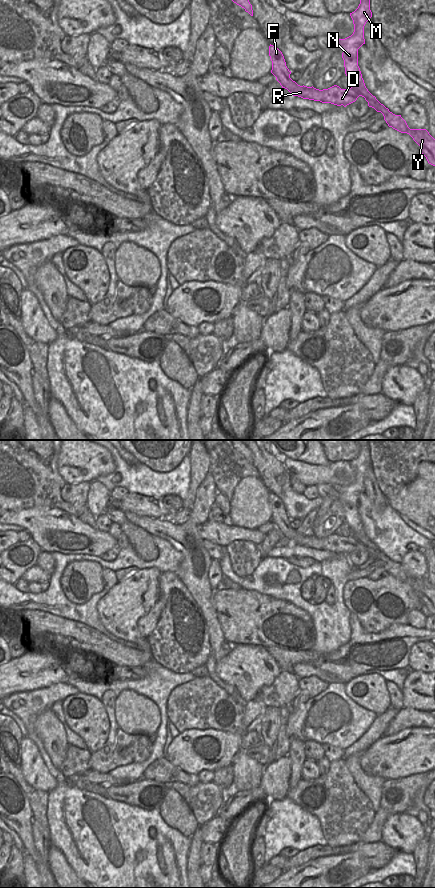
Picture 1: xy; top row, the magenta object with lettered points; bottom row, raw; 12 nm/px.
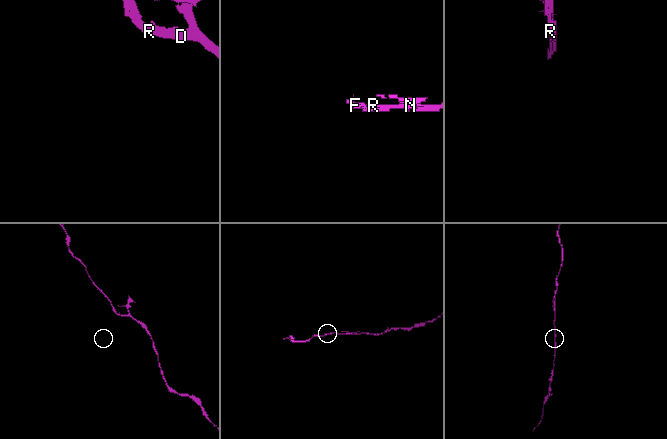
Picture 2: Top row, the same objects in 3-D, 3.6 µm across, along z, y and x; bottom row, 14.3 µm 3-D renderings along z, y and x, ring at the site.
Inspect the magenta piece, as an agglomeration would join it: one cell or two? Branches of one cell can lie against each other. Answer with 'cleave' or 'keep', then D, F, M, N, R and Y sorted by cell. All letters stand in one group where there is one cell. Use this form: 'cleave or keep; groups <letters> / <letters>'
keep; groups D F M N R Y

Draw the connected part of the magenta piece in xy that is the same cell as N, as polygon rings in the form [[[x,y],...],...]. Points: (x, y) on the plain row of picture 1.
[[[362,445],[358,456],[350,461],[354,472],[354,480],[345,487],[339,487],[344,508],[345,522],[349,526],[352,535],[341,537],[334,533],[328,537],[319,538],[312,535],[300,534],[290,526],[291,519],[287,516],[282,500],[275,494],[269,494],[269,504],[272,509],[271,521],[276,525],[282,536],[287,537],[293,544],[303,547],[331,551],[337,554],[347,553],[355,550],[359,544],[365,546],[368,554],[381,560],[389,575],[409,582],[421,595],[421,601],[426,605],[429,612],[435,614],[435,587],[426,577],[410,577],[401,563],[395,563],[381,552],[365,534],[360,516],[358,514],[358,497],[365,492],[364,474],[372,465],[369,445]]]

